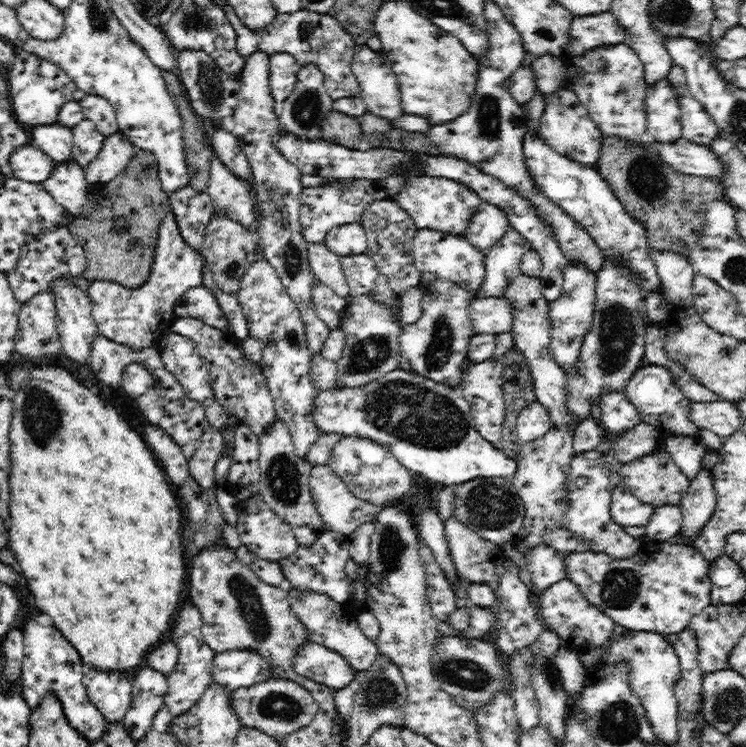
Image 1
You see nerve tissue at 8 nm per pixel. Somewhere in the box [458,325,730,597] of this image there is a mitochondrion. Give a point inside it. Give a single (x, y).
(491, 505)

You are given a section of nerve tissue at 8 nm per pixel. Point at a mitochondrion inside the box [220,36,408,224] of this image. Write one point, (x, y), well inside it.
(305, 109)

